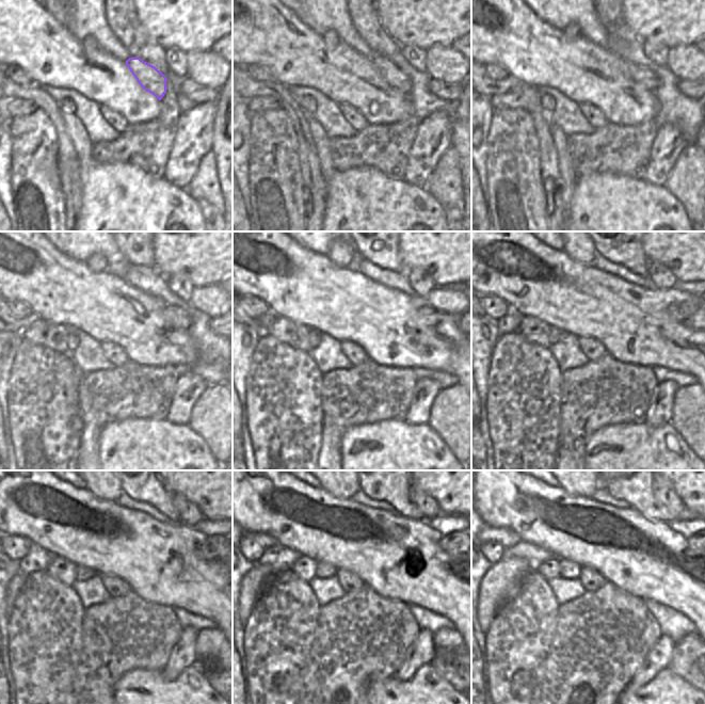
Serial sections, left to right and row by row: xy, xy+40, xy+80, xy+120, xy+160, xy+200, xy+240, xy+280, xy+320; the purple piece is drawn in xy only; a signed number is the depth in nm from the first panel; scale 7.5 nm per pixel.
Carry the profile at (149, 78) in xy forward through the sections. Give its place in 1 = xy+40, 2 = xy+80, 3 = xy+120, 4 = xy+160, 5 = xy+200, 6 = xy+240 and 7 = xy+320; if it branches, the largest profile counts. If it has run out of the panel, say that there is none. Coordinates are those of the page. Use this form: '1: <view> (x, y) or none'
1: xy+40 (397, 80)
2: xy+80 (641, 75)
3: xy+120 (178, 317)
4: xy+160 (430, 316)
5: xy+200 (688, 314)
6: xy+240 (210, 549)
7: xy+320 (688, 540)

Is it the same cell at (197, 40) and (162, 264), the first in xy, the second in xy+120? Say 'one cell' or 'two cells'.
one cell

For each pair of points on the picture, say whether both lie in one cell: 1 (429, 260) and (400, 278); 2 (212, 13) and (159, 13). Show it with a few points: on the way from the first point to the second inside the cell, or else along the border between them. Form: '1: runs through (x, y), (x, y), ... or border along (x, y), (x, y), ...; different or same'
1: border along (401, 272), (405, 276); different
2: runs through (199, 12), (172, 12); same

